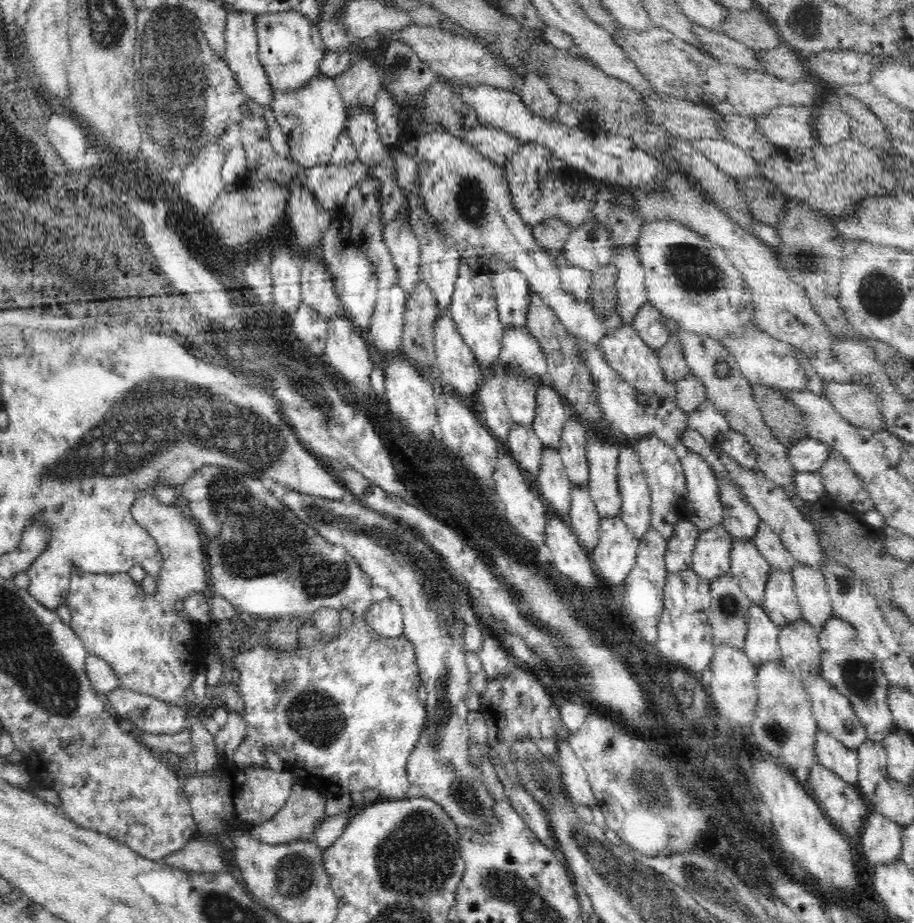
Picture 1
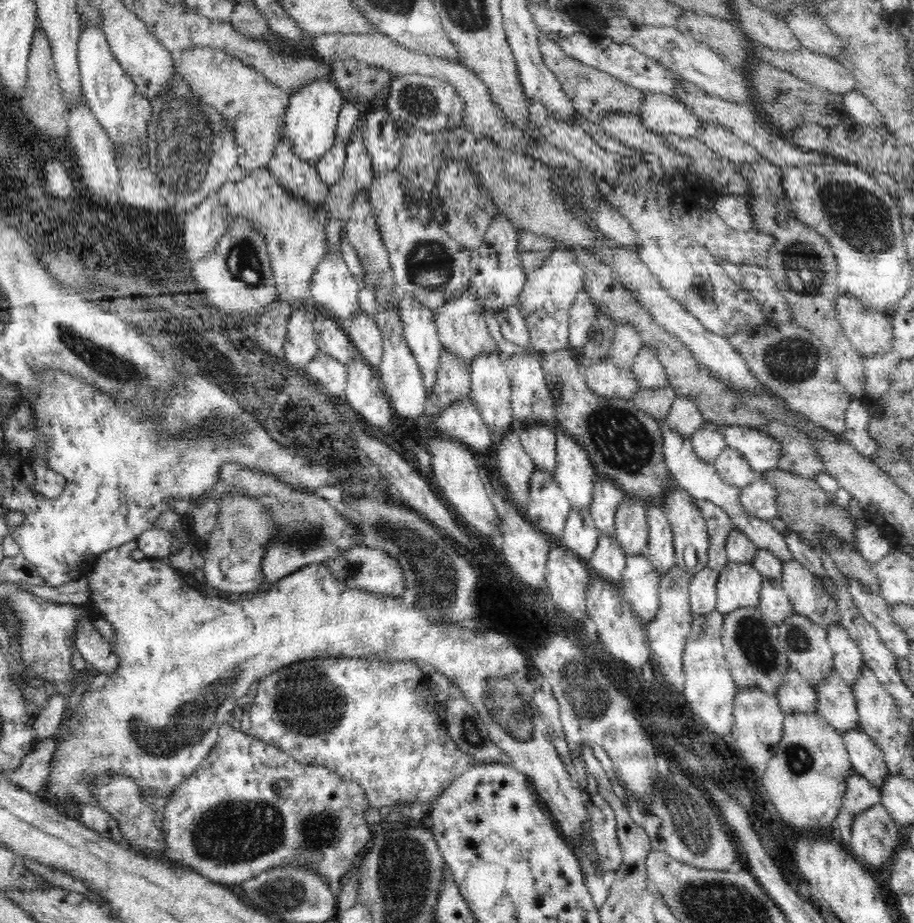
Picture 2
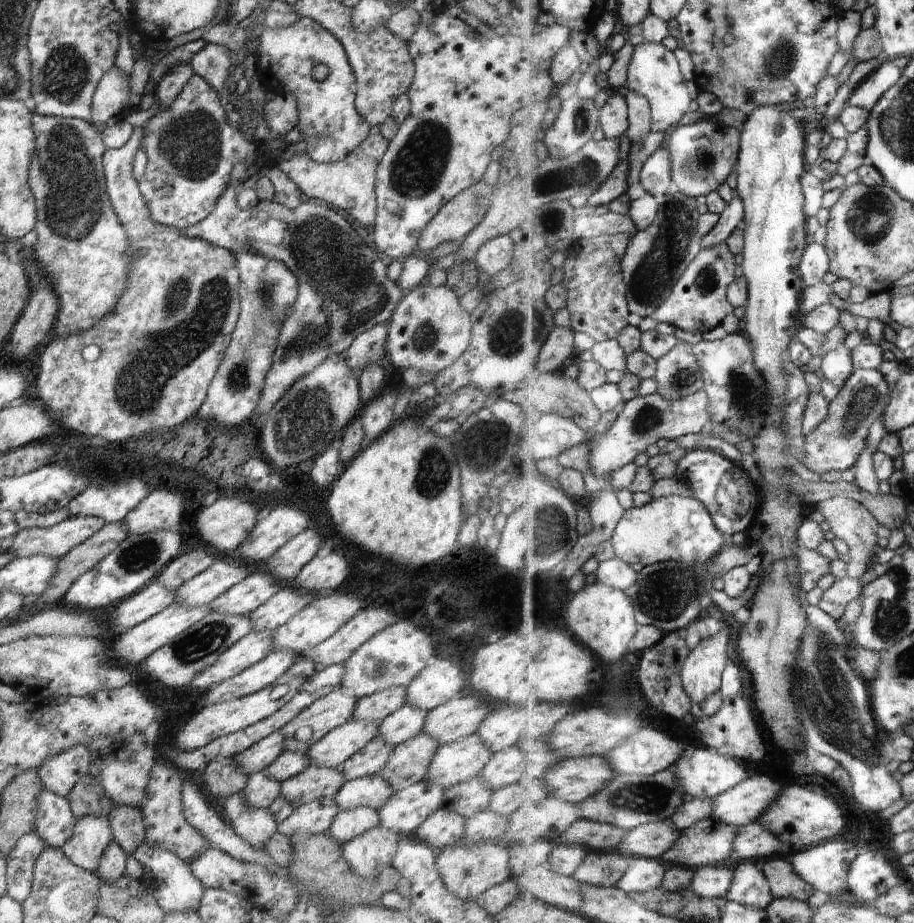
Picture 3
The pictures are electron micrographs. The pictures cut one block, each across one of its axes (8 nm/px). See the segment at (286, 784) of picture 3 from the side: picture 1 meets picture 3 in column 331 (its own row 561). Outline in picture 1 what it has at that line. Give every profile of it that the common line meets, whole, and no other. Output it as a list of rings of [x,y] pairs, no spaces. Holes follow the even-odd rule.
[[[764,521],[758,524],[758,530],[752,541],[773,569],[791,573],[794,566],[799,564],[794,555],[783,545],[780,536]]]

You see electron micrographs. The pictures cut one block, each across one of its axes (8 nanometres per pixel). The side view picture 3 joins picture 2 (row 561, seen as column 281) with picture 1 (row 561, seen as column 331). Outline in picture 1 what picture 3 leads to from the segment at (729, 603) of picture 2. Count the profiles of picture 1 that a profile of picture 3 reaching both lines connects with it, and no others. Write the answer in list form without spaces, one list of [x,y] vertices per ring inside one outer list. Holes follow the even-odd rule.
[[[722,524],[702,530],[692,552],[691,568],[707,581],[730,573],[733,540],[733,536]]]

